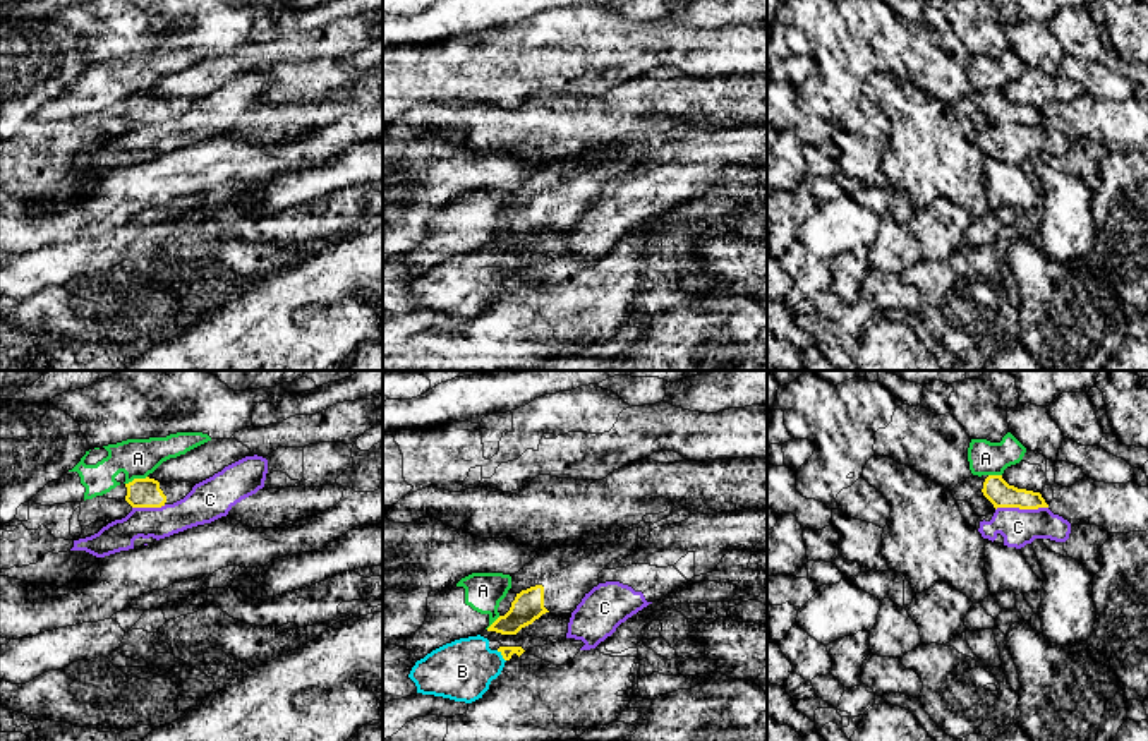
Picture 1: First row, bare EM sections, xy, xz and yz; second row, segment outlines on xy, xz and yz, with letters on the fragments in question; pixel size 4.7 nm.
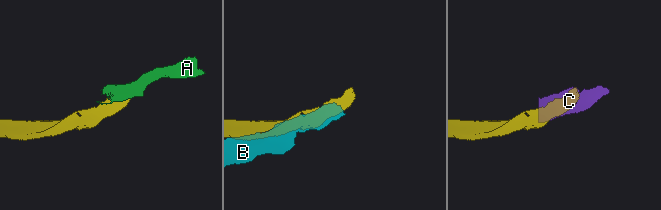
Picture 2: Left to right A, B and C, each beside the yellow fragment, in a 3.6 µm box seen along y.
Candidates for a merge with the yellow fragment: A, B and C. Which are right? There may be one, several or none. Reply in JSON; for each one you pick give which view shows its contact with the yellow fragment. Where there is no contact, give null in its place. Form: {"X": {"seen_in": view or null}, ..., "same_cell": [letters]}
{"same_cell": []}

